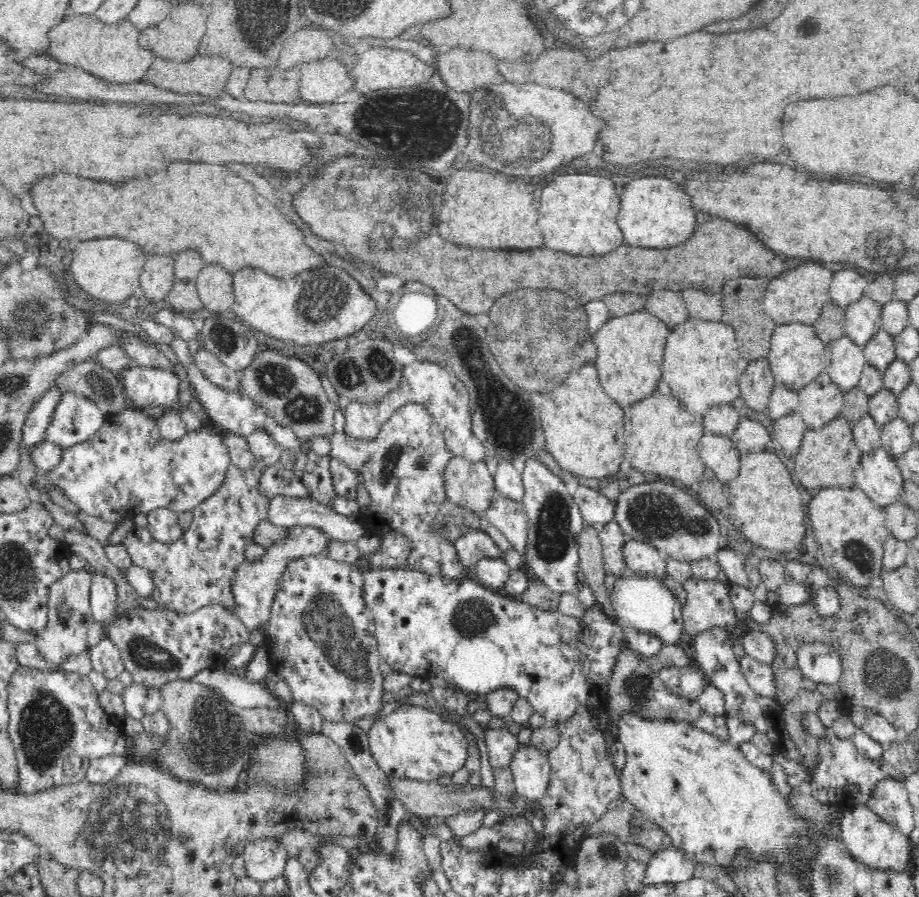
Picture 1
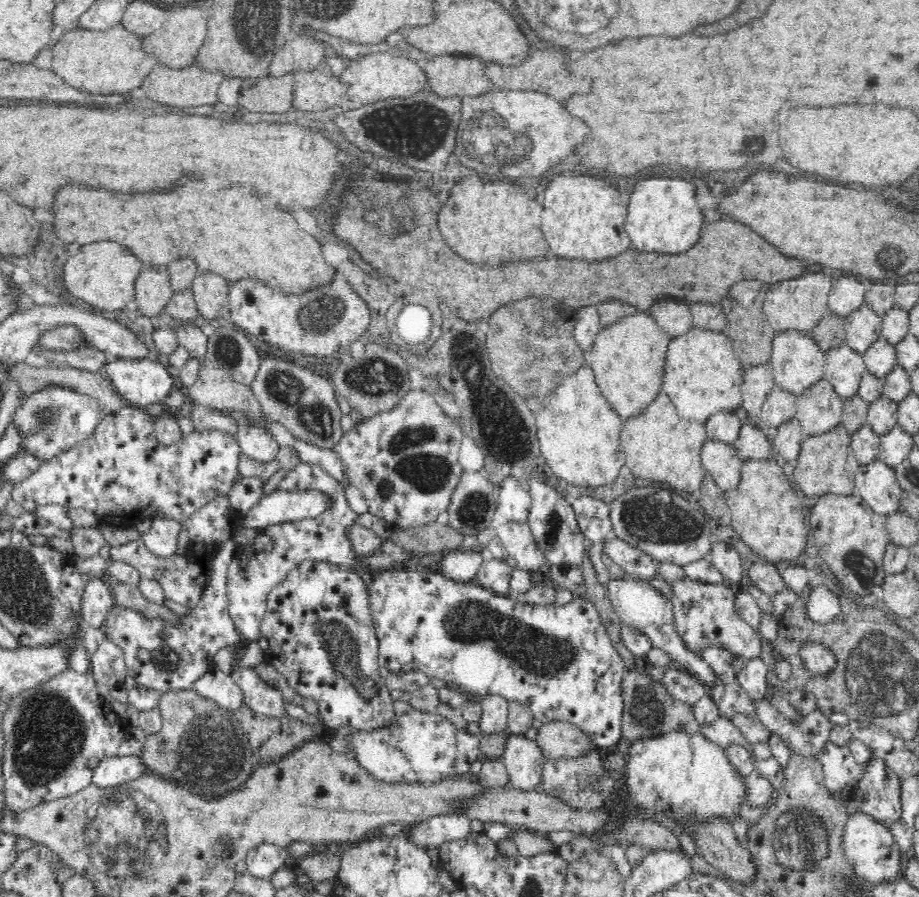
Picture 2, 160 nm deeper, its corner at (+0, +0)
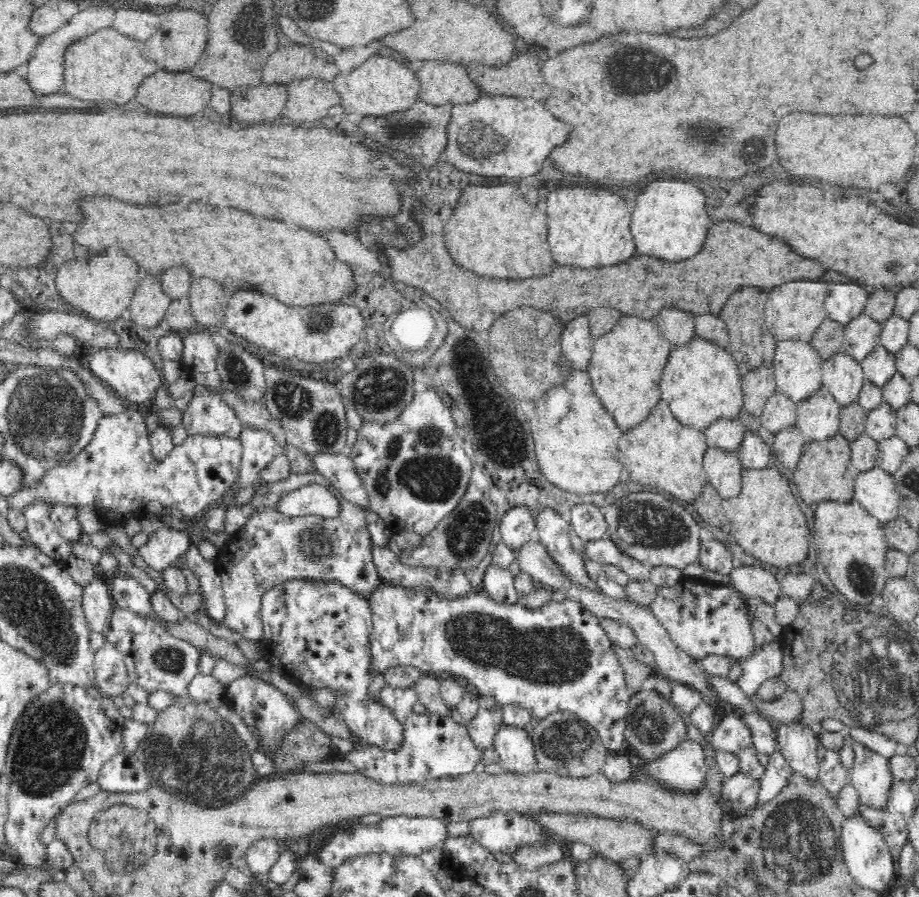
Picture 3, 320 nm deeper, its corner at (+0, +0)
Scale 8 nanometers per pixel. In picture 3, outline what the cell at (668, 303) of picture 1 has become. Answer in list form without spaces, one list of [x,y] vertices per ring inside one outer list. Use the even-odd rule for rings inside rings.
[[[660,308],[654,321],[662,334],[672,342],[682,342],[695,335],[695,317],[680,308]]]

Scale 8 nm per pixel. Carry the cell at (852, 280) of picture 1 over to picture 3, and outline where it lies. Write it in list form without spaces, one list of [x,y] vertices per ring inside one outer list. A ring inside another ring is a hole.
[[[854,283],[835,284],[826,295],[824,309],[832,319],[848,324],[863,311],[870,291]]]

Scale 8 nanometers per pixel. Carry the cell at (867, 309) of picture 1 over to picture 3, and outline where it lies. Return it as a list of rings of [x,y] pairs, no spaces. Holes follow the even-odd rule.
[[[862,311],[848,324],[845,324],[843,350],[861,363],[881,344],[881,325],[881,323]]]

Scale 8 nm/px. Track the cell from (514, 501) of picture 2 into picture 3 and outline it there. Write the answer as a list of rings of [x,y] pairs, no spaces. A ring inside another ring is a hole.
[[[514,505],[502,516],[500,533],[504,544],[513,550],[526,542],[535,529],[535,515],[530,505]]]

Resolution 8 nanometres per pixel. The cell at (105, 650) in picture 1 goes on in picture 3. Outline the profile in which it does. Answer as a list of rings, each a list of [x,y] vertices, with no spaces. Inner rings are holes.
[[[104,641],[95,652],[94,669],[95,684],[100,692],[111,698],[126,692],[129,674],[124,655],[110,641]]]

